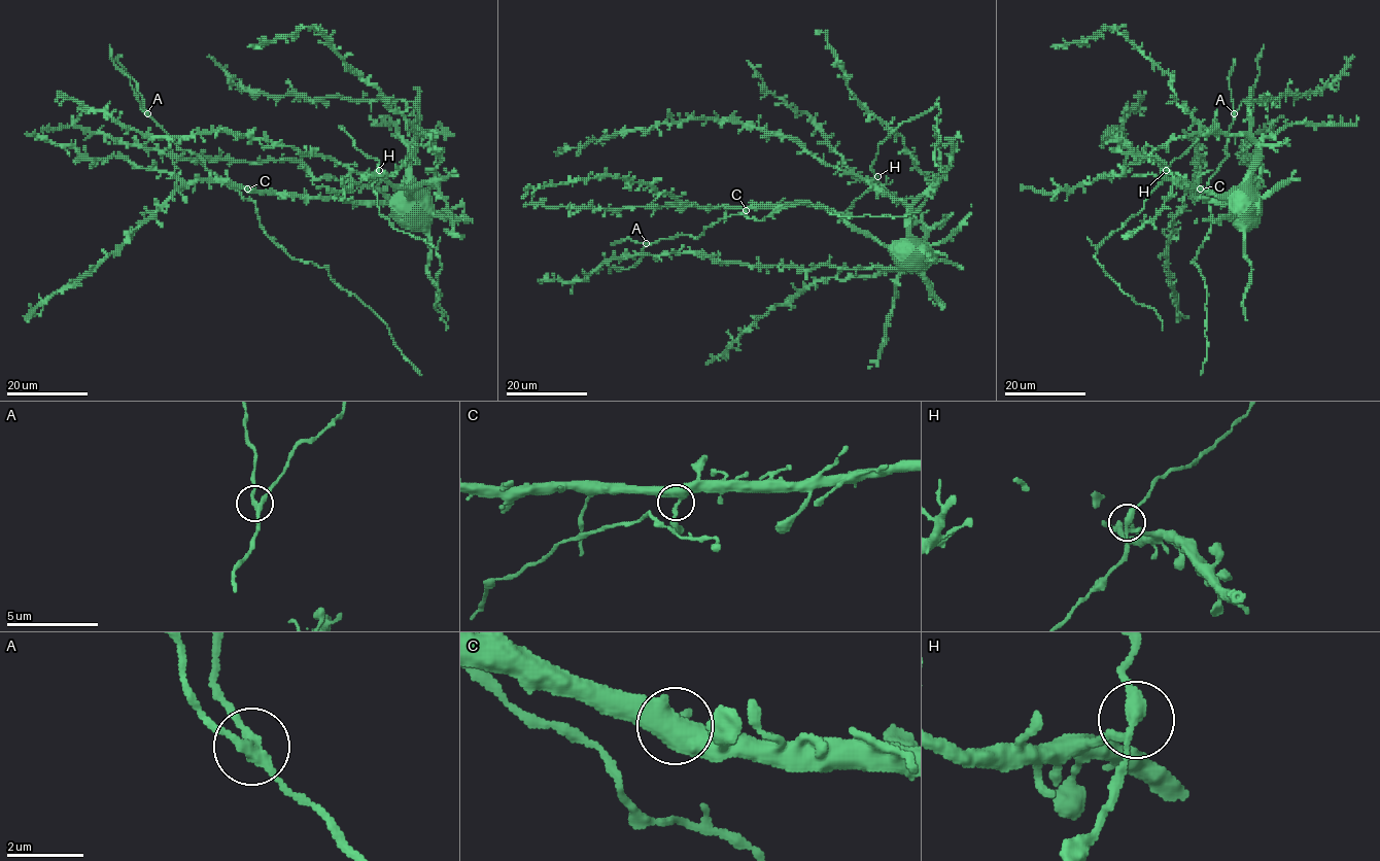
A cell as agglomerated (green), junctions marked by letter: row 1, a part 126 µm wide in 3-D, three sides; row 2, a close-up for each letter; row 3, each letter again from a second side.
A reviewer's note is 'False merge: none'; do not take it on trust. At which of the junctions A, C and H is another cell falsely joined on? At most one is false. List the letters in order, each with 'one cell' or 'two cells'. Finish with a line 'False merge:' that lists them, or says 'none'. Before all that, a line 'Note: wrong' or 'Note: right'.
Note: wrong
A: two cells
C: one cell
H: one cell
False merge: A

